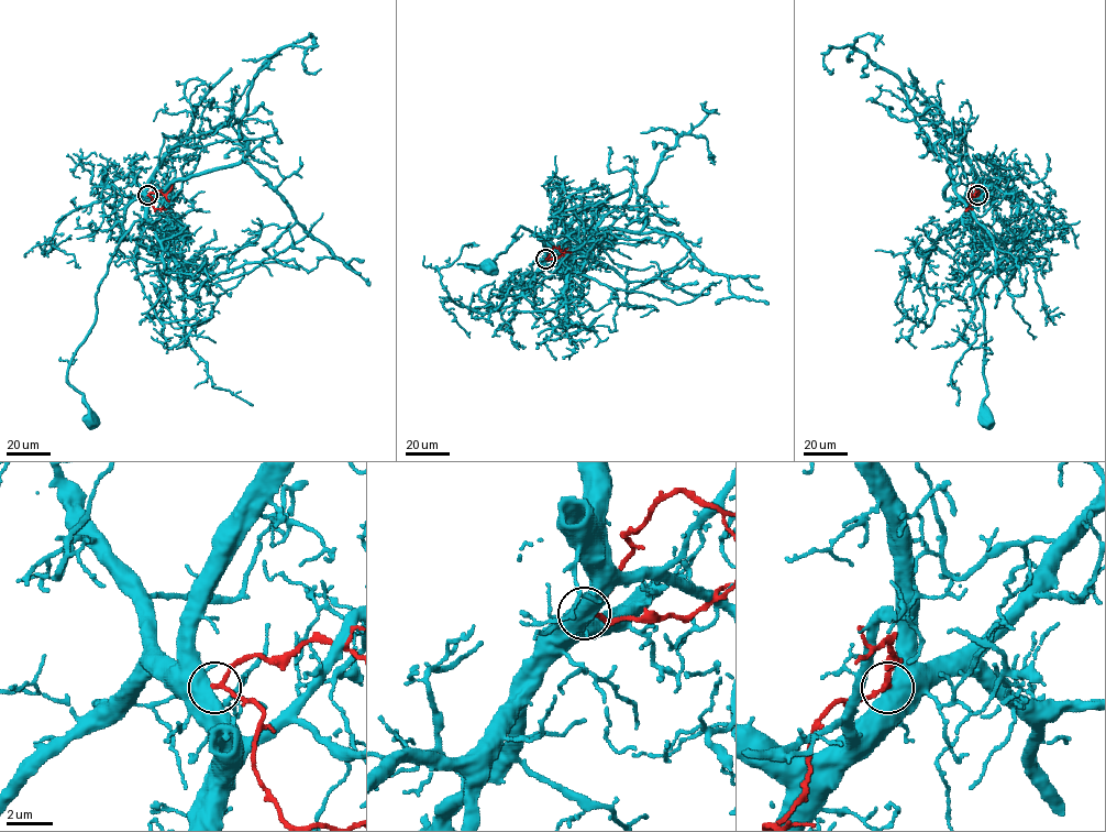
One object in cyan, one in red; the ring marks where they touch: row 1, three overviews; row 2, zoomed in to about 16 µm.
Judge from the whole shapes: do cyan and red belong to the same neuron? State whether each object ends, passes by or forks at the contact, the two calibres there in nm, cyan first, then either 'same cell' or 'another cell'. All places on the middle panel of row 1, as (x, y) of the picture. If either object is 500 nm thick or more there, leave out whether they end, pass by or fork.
calibres 700 and 180 nm; another cell

